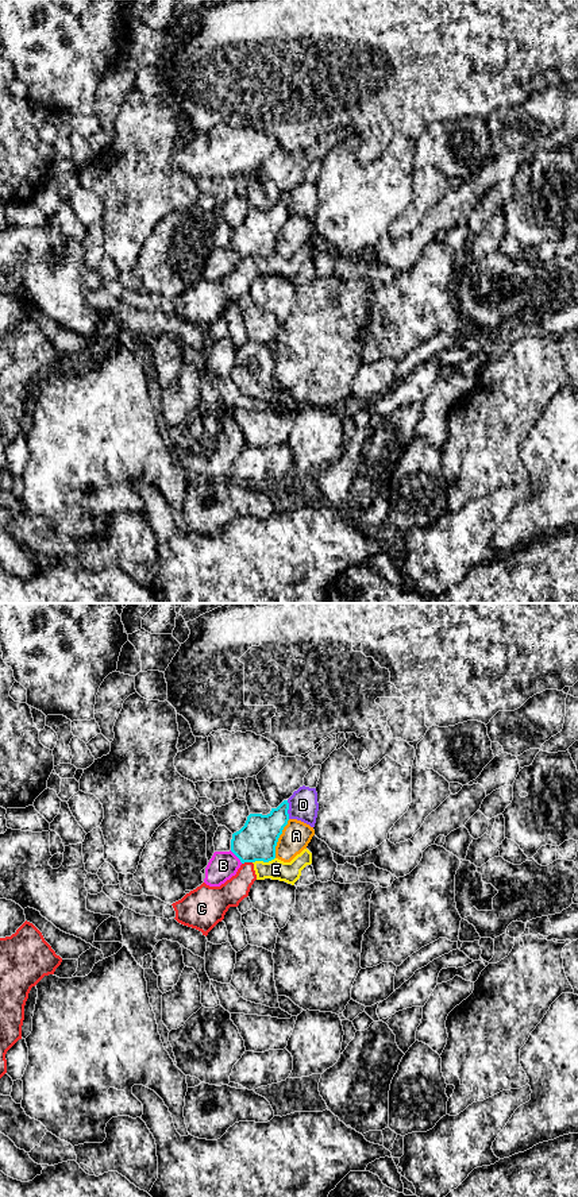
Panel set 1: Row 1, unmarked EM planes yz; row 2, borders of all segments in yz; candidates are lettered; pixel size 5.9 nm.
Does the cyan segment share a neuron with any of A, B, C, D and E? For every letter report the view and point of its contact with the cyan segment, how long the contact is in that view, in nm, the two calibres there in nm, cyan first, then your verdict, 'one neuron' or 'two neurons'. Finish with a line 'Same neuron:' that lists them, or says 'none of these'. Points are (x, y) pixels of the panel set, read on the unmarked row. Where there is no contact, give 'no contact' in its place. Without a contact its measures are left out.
A: yz (278, 232) | 240 nm | 240/170 nm | two neurons
B: yz (237, 251) | 110 nm | 240/170 nm | two neurons
C: yz (246, 257) | 70 nm | 240/150 nm | two neurons
D: yz (288, 204) | 110 nm | 220/180 nm | two neurons
E: yz (264, 257) | 140 nm | 240/130 nm | two neurons
Same neuron: none of these

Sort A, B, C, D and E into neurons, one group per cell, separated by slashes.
A / B / C E / D

